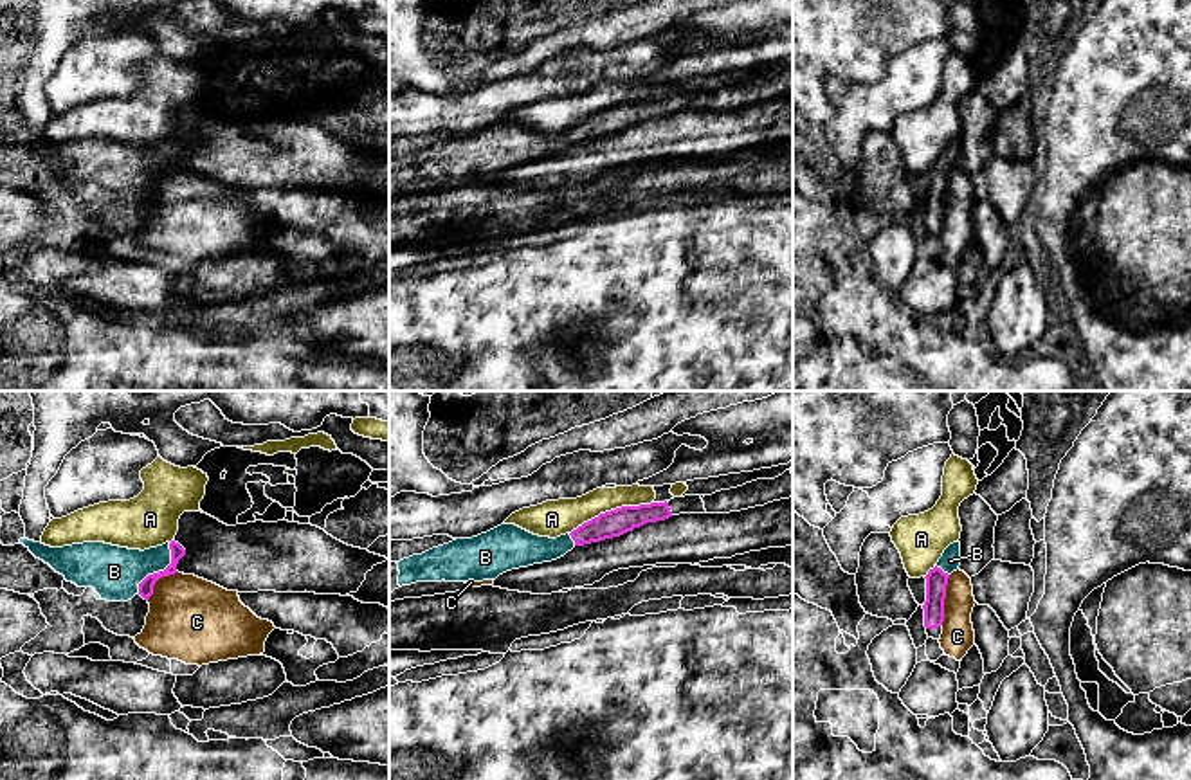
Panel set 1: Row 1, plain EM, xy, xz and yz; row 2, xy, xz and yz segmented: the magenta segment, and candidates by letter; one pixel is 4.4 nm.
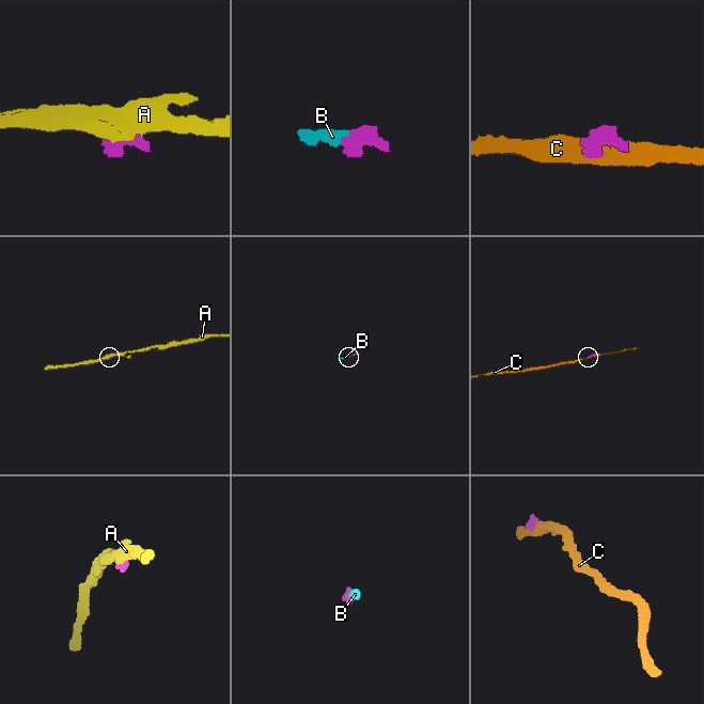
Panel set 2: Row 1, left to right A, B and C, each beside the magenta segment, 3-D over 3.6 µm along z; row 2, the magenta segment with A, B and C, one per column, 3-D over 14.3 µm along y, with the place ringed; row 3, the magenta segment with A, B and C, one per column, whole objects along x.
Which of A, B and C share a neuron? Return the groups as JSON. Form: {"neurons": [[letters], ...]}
{"neurons": [["A"], ["B"], ["C"]]}

